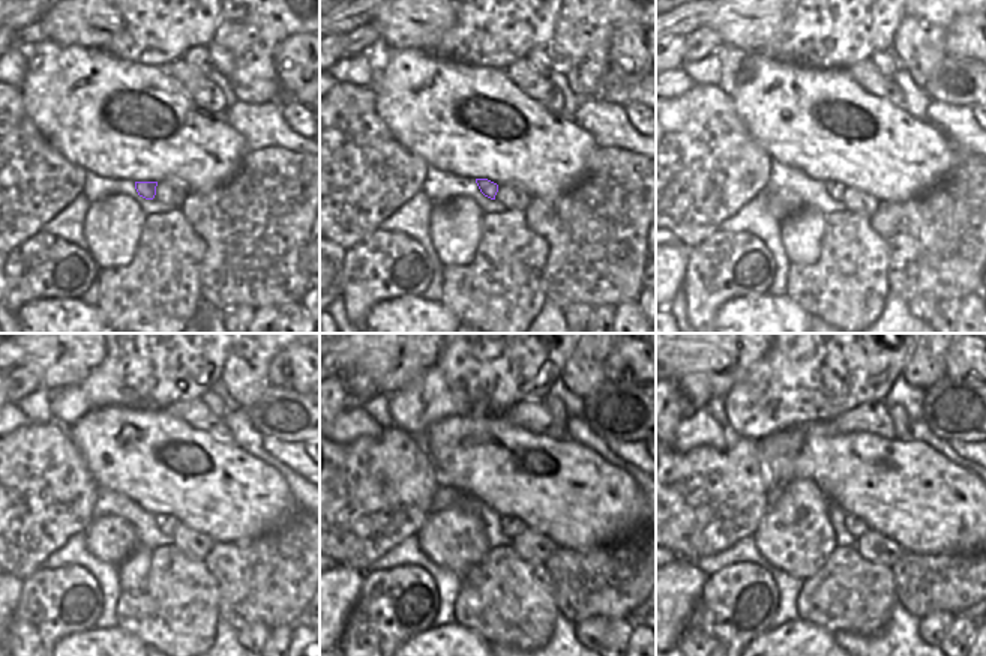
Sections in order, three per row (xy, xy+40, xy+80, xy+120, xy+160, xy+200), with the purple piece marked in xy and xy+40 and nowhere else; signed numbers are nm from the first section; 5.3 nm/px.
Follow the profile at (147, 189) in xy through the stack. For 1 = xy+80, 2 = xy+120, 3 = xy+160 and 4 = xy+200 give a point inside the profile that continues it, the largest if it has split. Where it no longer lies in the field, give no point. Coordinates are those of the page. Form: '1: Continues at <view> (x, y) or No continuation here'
1: Continues at xy+80 (836, 189)
2: Continues at xy+120 (167, 524)
3: Continues at xy+160 (511, 527)
4: Continues at xy+200 (856, 527).

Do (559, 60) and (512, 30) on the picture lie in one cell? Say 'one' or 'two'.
two

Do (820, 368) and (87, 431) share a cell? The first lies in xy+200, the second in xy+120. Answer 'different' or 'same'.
different

